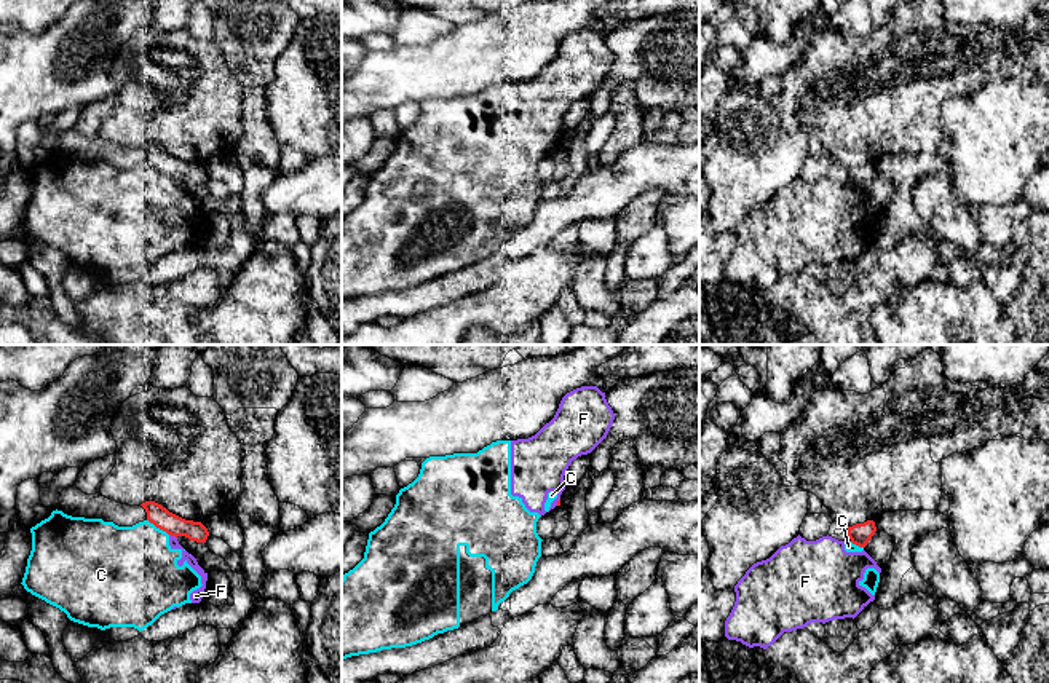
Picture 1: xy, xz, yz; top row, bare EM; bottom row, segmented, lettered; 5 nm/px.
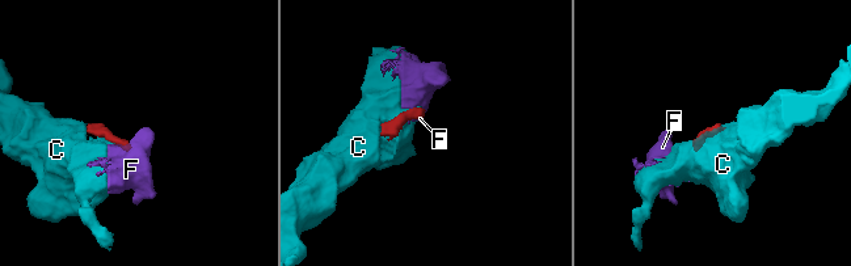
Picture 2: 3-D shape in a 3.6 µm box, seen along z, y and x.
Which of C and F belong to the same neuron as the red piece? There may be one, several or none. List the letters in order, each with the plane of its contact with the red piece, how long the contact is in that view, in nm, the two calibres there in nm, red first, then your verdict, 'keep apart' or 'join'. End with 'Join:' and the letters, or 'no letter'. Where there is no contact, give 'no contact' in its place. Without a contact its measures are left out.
C: xy | 140 nm | 110/440 nm | keep apart
F: xy | 50 nm | 110/50 nm | keep apart
Join: no letter

